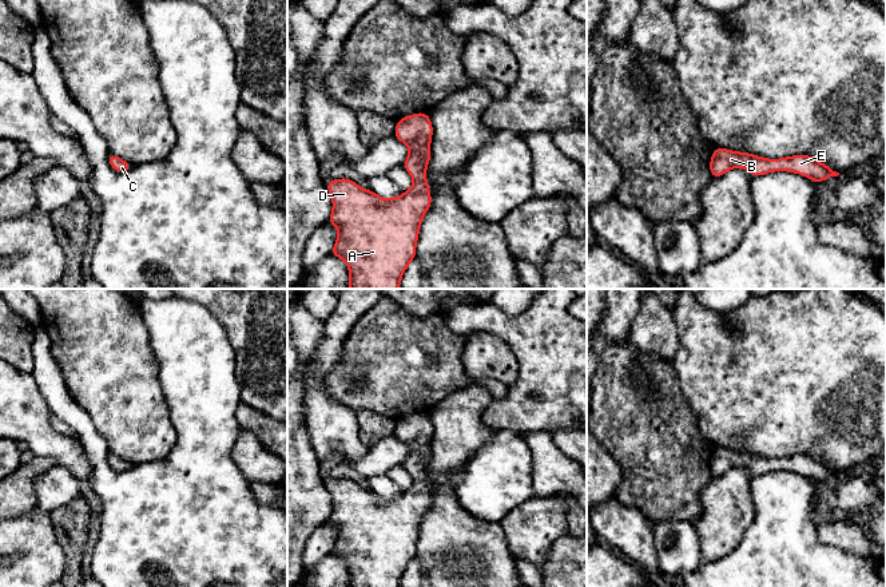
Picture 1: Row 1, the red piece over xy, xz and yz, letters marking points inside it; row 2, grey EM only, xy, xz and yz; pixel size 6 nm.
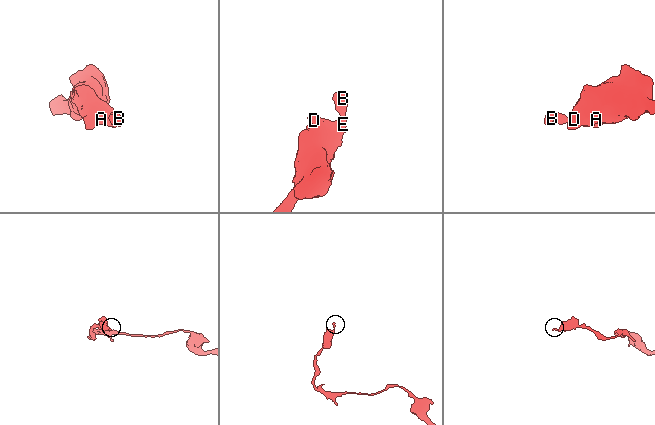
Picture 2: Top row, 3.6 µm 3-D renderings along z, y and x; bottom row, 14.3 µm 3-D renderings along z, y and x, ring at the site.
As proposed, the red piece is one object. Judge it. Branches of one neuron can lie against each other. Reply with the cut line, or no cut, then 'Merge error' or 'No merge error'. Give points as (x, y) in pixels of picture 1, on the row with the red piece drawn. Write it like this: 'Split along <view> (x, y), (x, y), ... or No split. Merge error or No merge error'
No split. No merge error

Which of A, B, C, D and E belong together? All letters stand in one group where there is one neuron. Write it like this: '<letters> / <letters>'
A B C D E

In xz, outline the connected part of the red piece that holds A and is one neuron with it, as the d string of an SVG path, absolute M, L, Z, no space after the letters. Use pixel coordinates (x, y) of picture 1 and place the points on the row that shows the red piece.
M417 112L400 119L393 136L410 150L402 163L402 167L413 177L413 186L406 193L384 199L347 178L331 179L326 185L333 201L333 211L327 222L334 225L338 231L330 254L346 262L350 275L347 289L400 289L408 265L416 258L420 226L432 205L425 175L430 162L433 136L429 114Z

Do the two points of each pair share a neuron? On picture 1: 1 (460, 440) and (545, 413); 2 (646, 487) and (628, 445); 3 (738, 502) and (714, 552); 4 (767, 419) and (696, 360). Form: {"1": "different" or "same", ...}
{"1": "different", "2": "same", "3": "same", "4": "same"}

